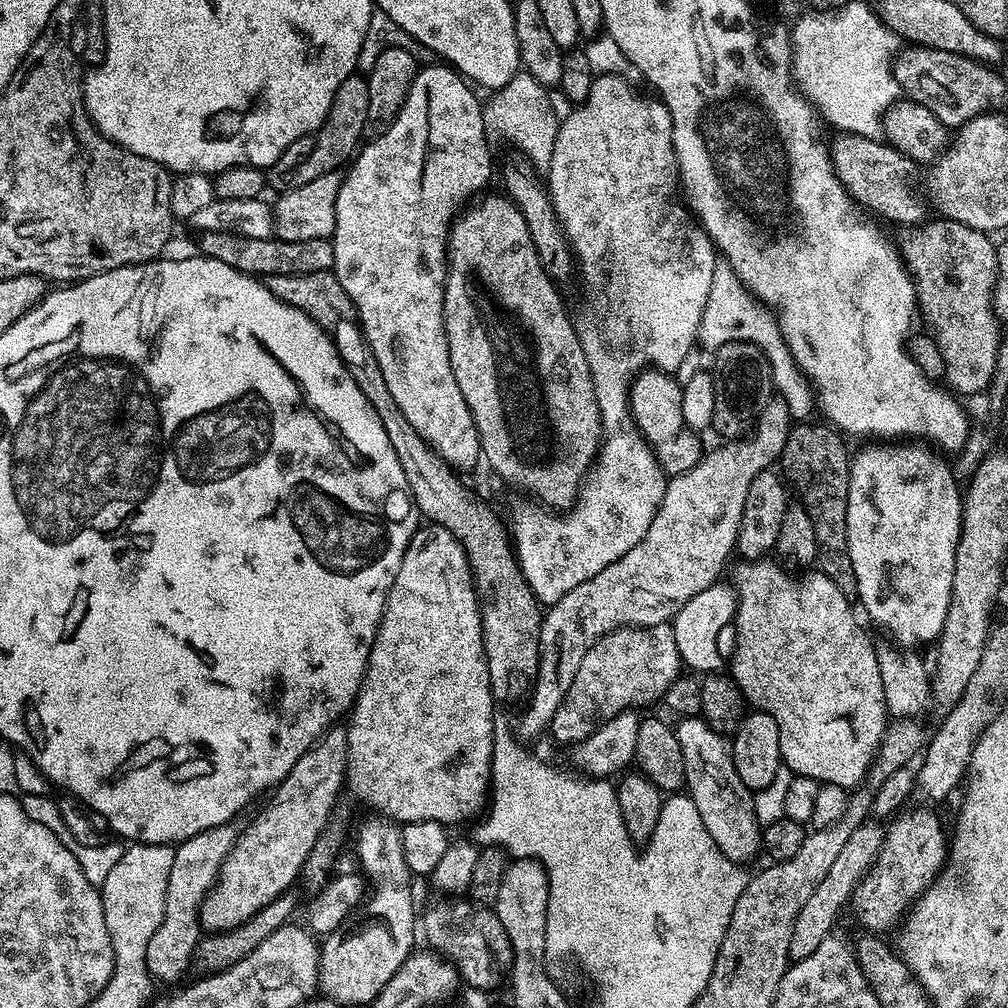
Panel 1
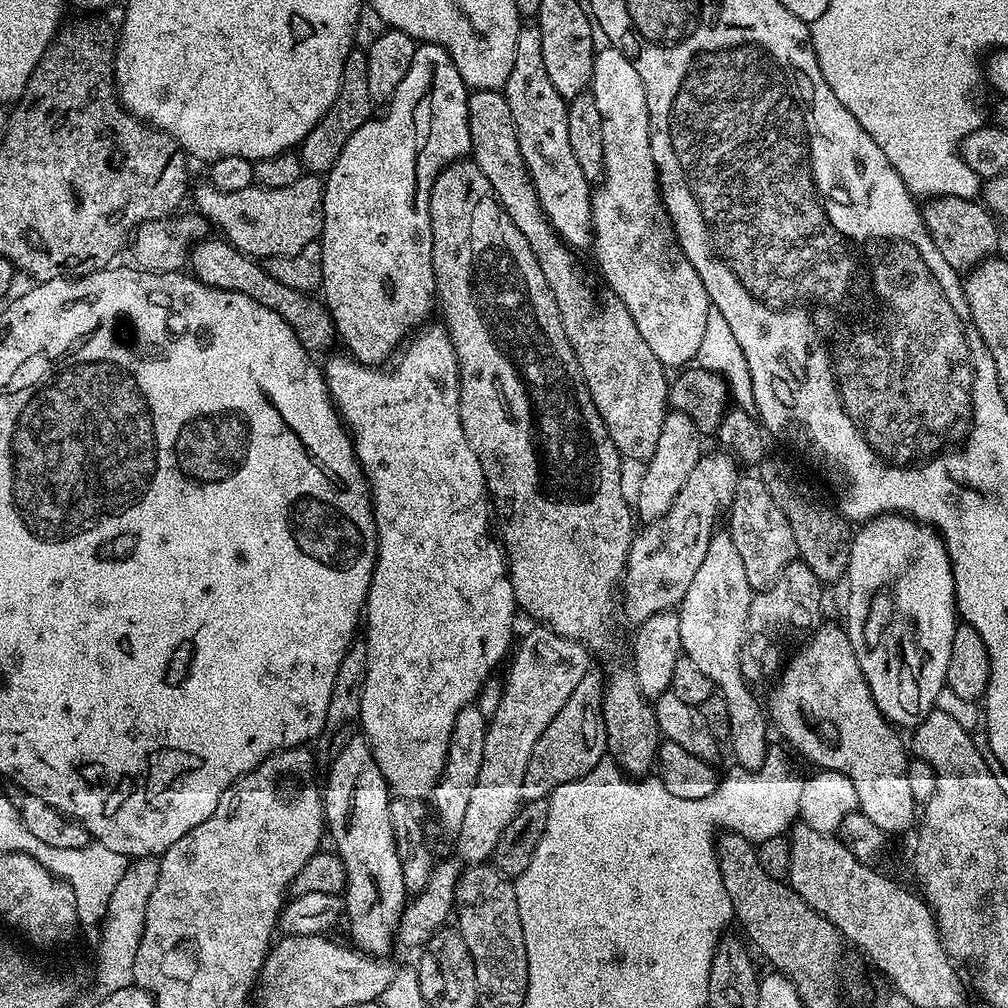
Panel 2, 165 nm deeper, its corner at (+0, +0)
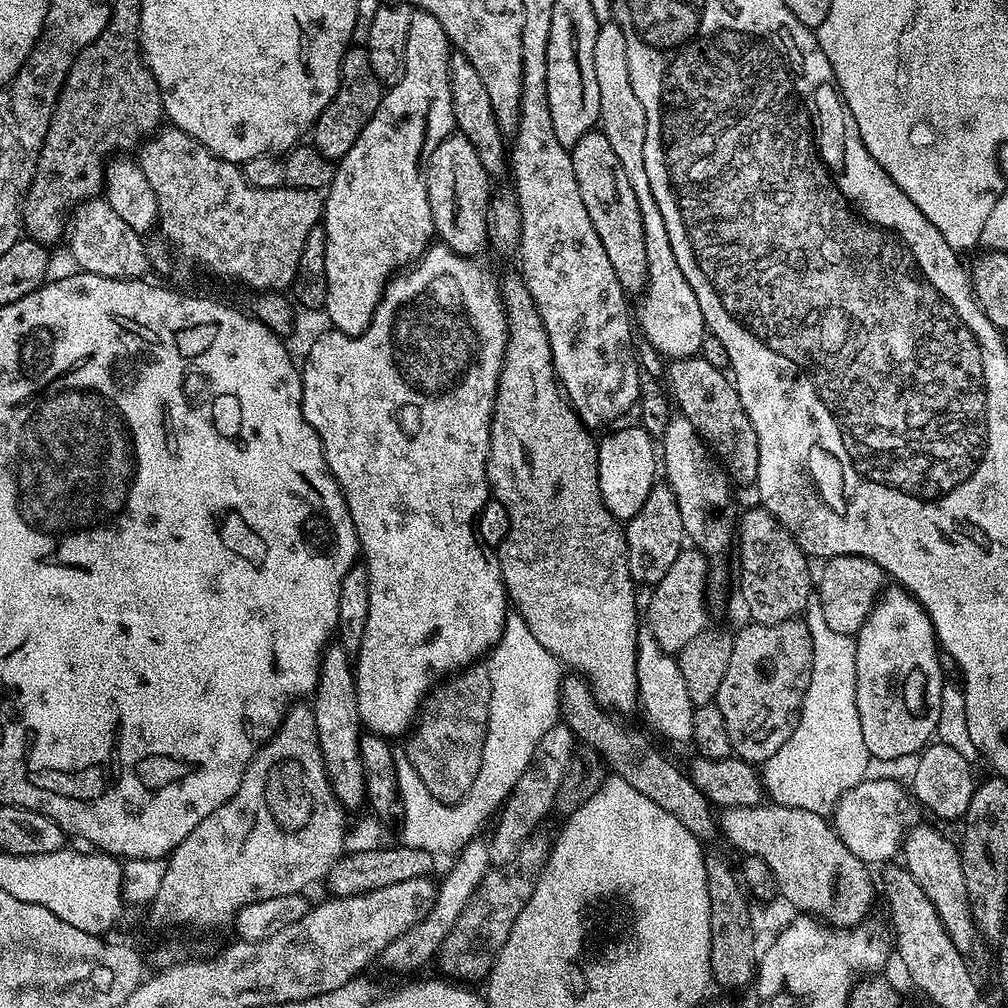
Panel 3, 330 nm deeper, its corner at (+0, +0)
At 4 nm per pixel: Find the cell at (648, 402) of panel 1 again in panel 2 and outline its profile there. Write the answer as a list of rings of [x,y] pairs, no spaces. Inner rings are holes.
[[[477,88],[468,93],[468,125],[470,126],[470,142],[472,143],[471,159],[486,174],[486,182],[494,190],[498,202],[510,214],[510,222],[522,230],[522,238],[530,242],[530,250],[534,250],[534,258],[538,258],[538,266],[542,266],[542,274],[546,274],[546,282],[554,294],[554,302],[558,302],[560,317],[566,330],[566,338],[570,338],[570,346],[575,350],[578,366],[584,375],[586,386],[590,390],[590,398],[610,434],[616,449],[625,461],[640,460],[646,462],[654,454],[658,446],[658,434],[662,434],[662,422],[669,414],[668,385],[669,373],[661,357],[638,334],[638,326],[626,310],[626,306],[612,291],[605,291],[600,305],[592,308],[596,296],[590,285],[584,281],[584,272],[576,261],[577,253],[565,244],[564,239],[550,226],[546,214],[534,190],[534,182],[526,170],[526,162],[522,158],[522,150],[518,150],[518,138],[514,130],[514,118],[510,118],[510,106],[506,102],[503,91],[494,88]]]

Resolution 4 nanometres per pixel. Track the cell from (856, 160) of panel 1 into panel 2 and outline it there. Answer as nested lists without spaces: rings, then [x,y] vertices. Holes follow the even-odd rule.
[[[937,196],[925,204],[928,205],[923,205],[922,215],[928,236],[934,246],[938,246],[942,258],[946,258],[946,262],[950,262],[950,266],[956,269],[957,273],[967,273],[995,253],[992,251],[1000,244],[995,224],[997,221],[983,203],[975,199]]]

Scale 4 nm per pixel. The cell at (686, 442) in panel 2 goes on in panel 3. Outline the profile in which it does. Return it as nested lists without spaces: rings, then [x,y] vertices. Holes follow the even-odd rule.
[[[656,482],[653,485],[649,496],[642,504],[640,512],[634,514],[627,521],[624,537],[628,543],[630,574],[637,585],[648,584],[647,586],[655,586],[659,580],[666,578],[666,570],[670,570],[670,566],[674,566],[674,558],[678,558],[678,554],[682,551],[682,545],[686,540],[684,527],[682,526],[682,514],[678,514],[678,502],[667,483]]]

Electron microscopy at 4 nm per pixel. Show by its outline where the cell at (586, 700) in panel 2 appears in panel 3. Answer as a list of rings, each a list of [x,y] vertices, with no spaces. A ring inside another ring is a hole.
[[[558,722],[550,730],[546,730],[542,742],[538,742],[538,750],[534,754],[532,764],[524,771],[522,778],[518,778],[514,790],[508,795],[498,813],[496,829],[488,840],[488,853],[493,865],[510,862],[510,858],[518,854],[522,842],[529,840],[539,829],[536,827],[547,818],[548,812],[550,816],[556,803],[562,774],[566,774],[566,766],[577,747],[578,741],[567,724]]]

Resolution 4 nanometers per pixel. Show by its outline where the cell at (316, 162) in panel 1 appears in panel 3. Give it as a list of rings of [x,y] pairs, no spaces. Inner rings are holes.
[[[349,47],[340,63],[338,90],[334,94],[330,106],[326,106],[326,110],[322,110],[322,114],[310,129],[311,143],[328,160],[340,161],[348,153],[350,146],[354,146],[354,142],[358,142],[358,134],[362,134],[366,122],[370,122],[370,118],[374,118],[374,110],[378,110],[384,94],[385,89],[370,66],[367,47]]]

